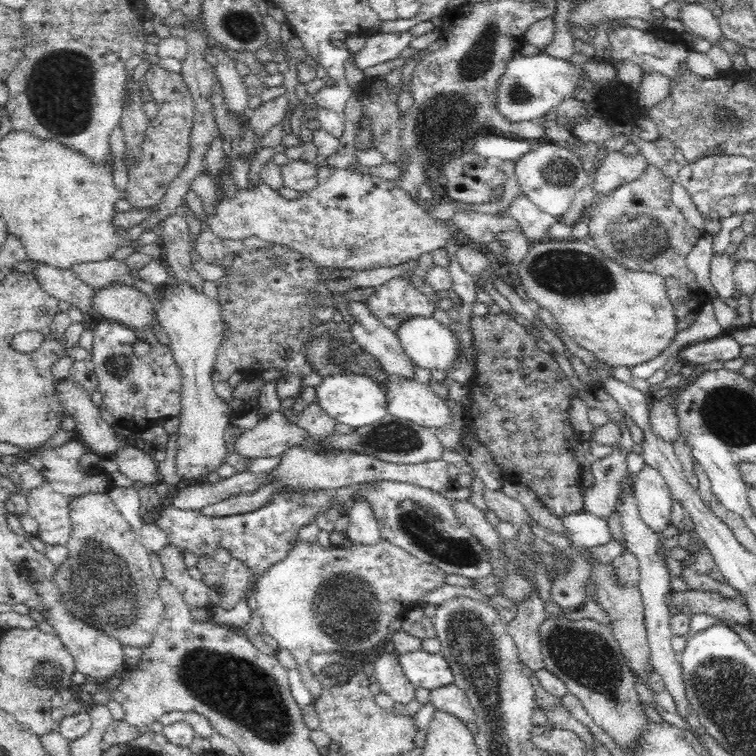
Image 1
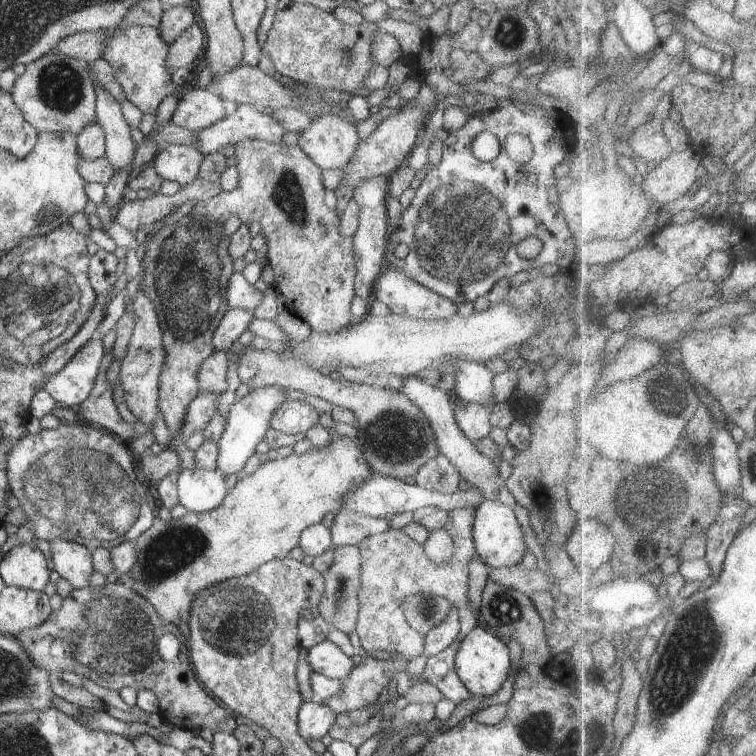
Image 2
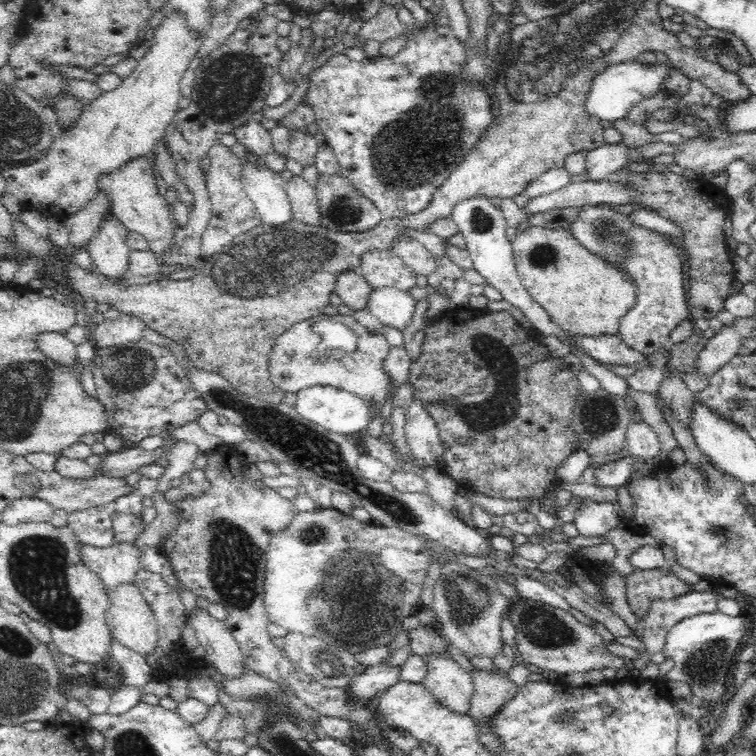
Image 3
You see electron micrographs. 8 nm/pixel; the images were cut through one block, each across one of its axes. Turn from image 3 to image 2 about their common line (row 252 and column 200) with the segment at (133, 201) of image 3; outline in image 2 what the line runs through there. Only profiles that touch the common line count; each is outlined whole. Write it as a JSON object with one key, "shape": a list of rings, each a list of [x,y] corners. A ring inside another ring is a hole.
{"shape":[[[171,144],[152,159],[154,170],[163,180],[189,185],[198,176],[204,155],[190,145]]]}

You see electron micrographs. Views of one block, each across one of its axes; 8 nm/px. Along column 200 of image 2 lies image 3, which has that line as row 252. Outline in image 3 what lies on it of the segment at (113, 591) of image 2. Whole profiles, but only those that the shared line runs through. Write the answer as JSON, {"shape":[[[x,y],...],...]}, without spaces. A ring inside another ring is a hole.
{"shape":[[[624,168],[611,172],[606,181],[630,183],[638,192],[628,202],[641,202],[644,209],[652,210],[681,226],[683,235],[672,239],[682,247],[684,258],[688,258],[685,272],[690,277],[686,282],[686,292],[691,320],[704,318],[709,321],[716,317],[716,313],[723,310],[723,304],[735,281],[731,250],[722,231],[726,217],[730,216],[727,211],[729,199],[725,191],[702,179],[689,180],[685,175],[675,174],[674,170],[636,173]]]}

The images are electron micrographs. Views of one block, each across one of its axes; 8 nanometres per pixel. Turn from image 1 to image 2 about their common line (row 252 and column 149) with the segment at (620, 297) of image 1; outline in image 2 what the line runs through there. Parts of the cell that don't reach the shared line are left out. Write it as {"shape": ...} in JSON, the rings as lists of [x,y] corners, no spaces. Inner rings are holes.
{"shape":[[[341,436],[331,440],[328,447],[316,449],[313,445],[302,456],[289,455],[272,458],[249,475],[244,475],[228,491],[221,505],[210,512],[188,512],[179,519],[164,521],[159,517],[134,540],[135,561],[120,582],[145,598],[158,613],[163,625],[189,622],[193,600],[202,589],[212,587],[228,579],[237,579],[254,572],[261,564],[283,559],[298,546],[300,535],[306,528],[320,523],[328,512],[339,512],[343,508],[343,496],[361,485],[373,470],[362,456],[360,447],[352,438]]]}

